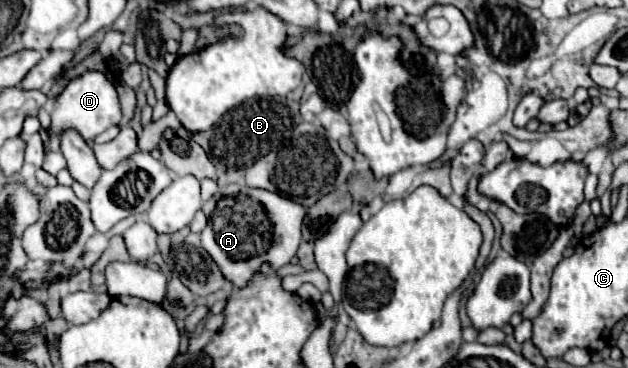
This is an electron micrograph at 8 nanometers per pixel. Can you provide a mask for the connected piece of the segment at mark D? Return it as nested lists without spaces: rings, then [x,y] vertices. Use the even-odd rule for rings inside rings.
[[[89,71],[73,79],[61,93],[59,107],[51,115],[51,131],[59,135],[65,129],[77,129],[83,135],[83,139],[93,139],[99,133],[103,133],[109,125],[115,125],[119,121],[121,121],[121,107],[115,87],[103,77],[103,73]]]

